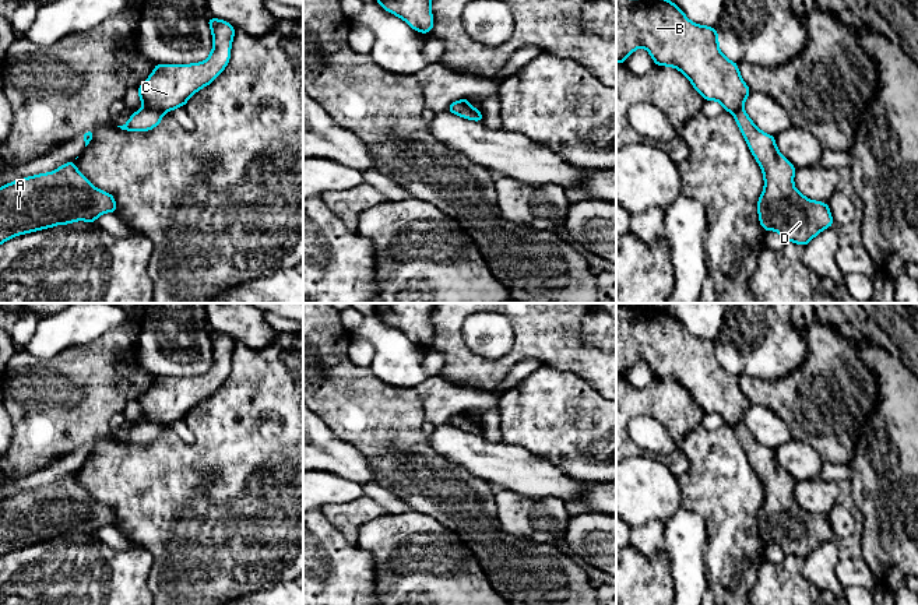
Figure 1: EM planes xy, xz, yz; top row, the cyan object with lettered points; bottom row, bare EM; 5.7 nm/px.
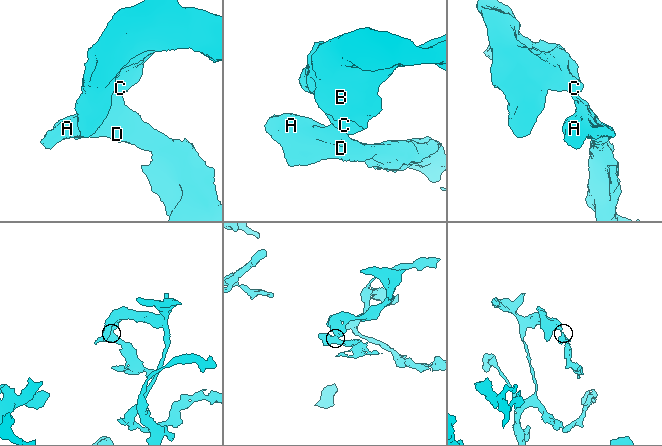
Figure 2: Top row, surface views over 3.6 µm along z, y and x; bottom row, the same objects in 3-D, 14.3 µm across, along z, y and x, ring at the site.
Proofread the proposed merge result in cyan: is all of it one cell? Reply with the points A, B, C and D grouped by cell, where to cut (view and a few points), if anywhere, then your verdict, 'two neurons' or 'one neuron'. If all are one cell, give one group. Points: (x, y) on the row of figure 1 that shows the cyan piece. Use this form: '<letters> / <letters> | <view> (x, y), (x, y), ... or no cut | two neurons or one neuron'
A D / B C | xy (144, 106), (162, 113) | two neurons

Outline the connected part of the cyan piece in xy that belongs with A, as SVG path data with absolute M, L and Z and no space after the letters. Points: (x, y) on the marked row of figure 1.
M74 162L0 187L0 245L17 235L74 221L94 224L99 215L116 212L113 194L92 186Z

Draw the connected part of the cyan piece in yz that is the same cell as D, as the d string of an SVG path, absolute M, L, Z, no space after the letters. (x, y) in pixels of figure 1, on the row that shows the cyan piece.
M745 109L734 116L764 177L764 190L757 201L762 228L778 232L785 242L806 246L834 224L829 204L809 200L795 189L796 169L777 150L775 137L759 130Z

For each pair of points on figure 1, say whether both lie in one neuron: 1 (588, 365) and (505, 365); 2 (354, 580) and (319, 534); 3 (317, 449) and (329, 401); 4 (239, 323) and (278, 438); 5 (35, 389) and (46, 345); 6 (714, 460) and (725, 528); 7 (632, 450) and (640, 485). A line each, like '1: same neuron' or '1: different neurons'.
1: same neuron
2: same neuron
3: different neurons
4: different neurons
5: different neurons
6: same neuron
7: different neurons

